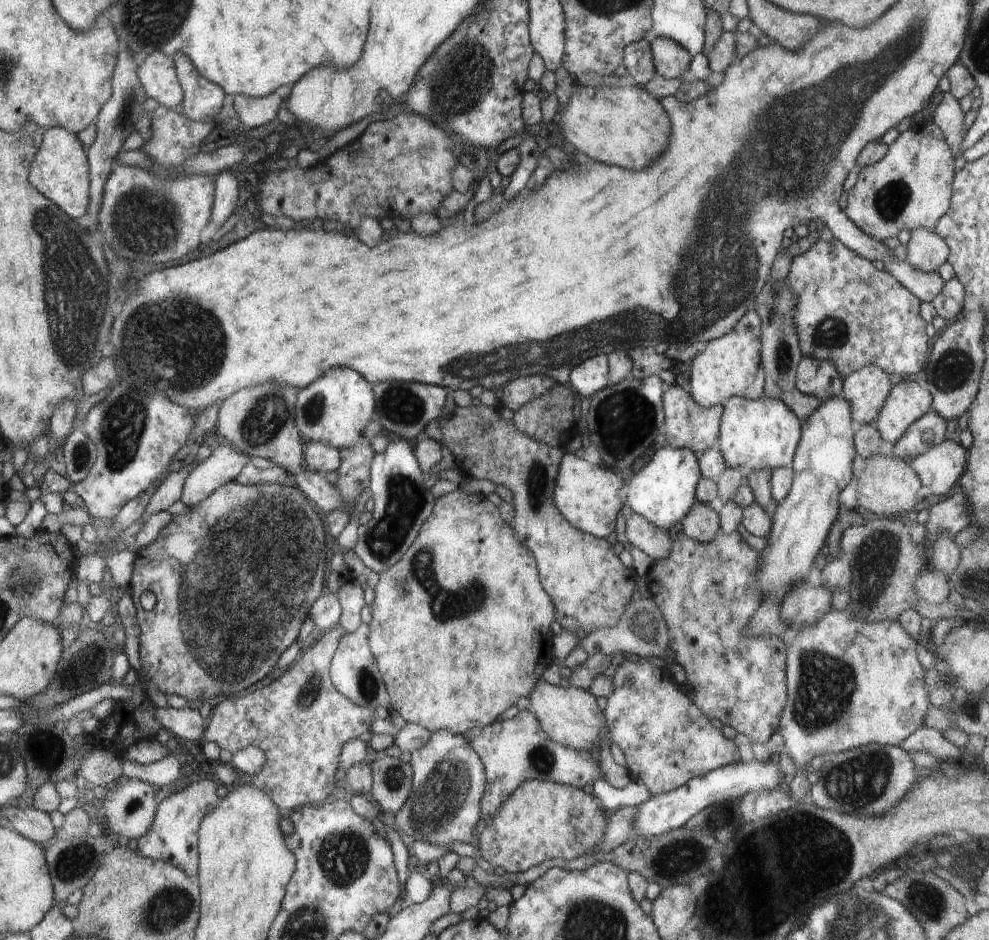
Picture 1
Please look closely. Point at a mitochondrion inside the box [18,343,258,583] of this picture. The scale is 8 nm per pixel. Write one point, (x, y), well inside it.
(122, 427)

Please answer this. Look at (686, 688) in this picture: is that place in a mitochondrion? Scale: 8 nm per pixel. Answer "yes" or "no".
no

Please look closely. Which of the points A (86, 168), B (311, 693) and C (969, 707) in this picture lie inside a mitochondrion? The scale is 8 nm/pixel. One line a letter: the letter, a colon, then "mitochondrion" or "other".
A: other
B: mitochondrion
C: mitochondrion

